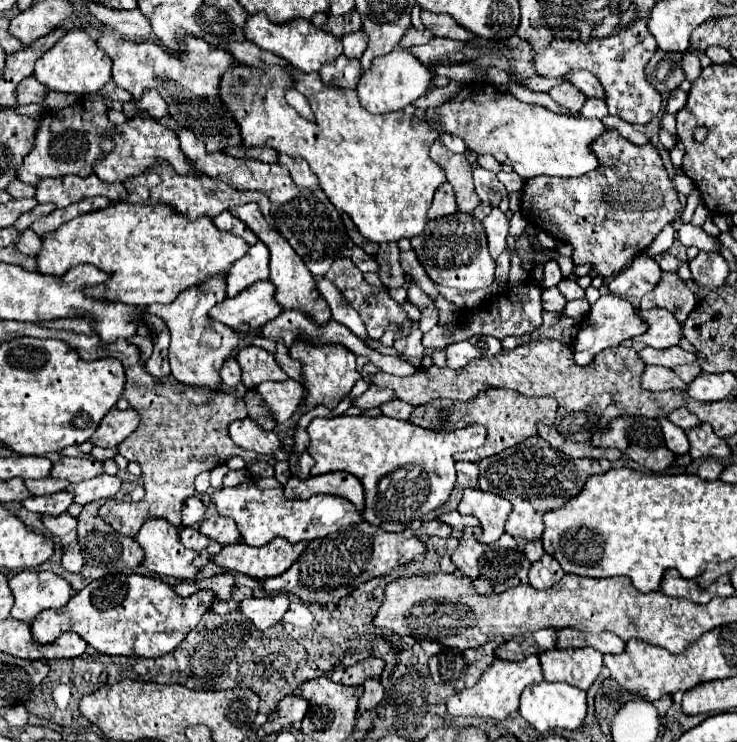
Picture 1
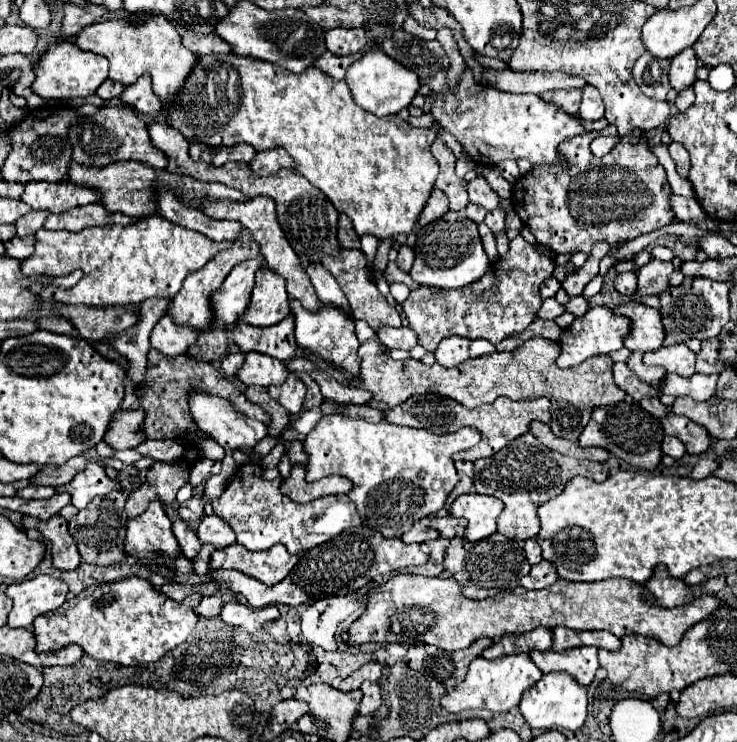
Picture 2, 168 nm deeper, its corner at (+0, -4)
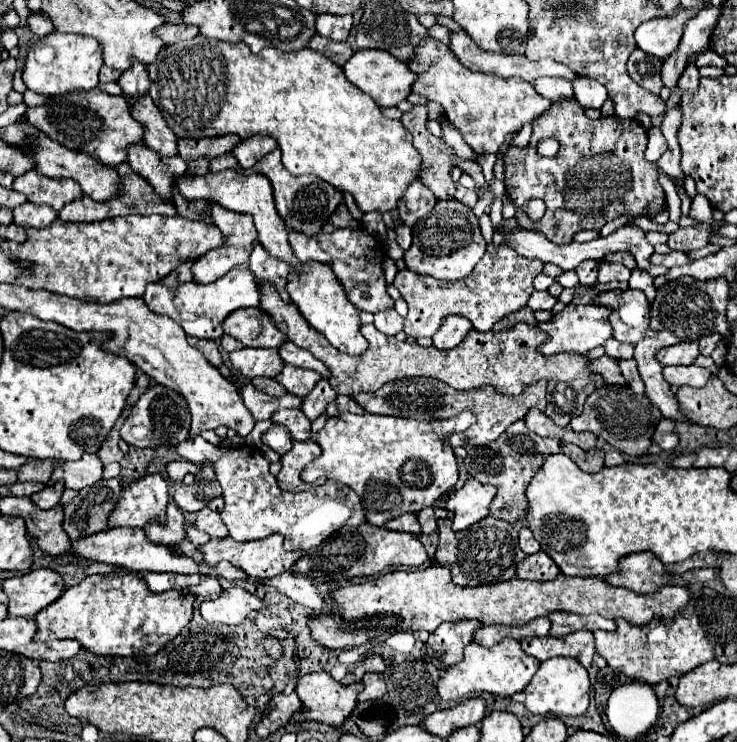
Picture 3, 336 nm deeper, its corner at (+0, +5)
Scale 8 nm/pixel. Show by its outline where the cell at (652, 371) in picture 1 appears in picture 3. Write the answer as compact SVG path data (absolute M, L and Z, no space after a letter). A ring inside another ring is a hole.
M606 354L598 360L592 360L588 364L588 372L600 374L606 384L624 384L624 376L620 376L620 368L618 368L616 360L606 356Z

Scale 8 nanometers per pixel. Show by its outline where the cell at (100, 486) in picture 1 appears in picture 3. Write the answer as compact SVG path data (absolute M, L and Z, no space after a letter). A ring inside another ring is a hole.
M96 454L82 456L80 460L76 460L72 464L58 464L56 472L60 476L58 480L64 480L66 488L82 490L82 488L92 486L98 480L102 480L102 462L98 460Z

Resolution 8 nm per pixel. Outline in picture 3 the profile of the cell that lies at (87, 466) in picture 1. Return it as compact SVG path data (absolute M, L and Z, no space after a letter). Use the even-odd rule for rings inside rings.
M28 458L28 462L18 468L18 480L20 482L32 480L32 482L48 484L52 470L54 470L52 460L32 460L32 458Z

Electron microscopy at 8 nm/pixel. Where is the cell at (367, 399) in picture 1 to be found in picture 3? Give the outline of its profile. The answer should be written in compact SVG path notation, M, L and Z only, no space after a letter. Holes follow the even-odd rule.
M286 340L284 344L280 344L278 354L280 354L280 358L282 358L286 364L294 364L294 366L300 366L300 368L316 370L322 378L328 378L328 372L326 372L326 368L324 368L324 364L320 364L320 360L316 360L308 350L296 346L296 344L290 342L290 340Z

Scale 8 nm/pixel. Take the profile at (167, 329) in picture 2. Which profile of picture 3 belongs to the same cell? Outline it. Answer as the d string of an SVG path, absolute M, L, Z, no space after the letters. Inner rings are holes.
M246 266L232 268L232 272L224 274L216 282L210 284L196 284L196 282L186 282L176 288L166 288L164 284L148 284L144 292L144 302L154 314L170 316L174 322L178 322L188 336L194 338L210 338L218 340L222 336L222 322L224 318L238 310L238 308L248 308L248 306L258 306L260 304L260 292L256 278Z

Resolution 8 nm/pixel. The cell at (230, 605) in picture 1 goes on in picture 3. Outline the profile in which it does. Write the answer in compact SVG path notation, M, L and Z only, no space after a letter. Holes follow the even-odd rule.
M204 576L198 586L192 586L192 588L188 588L188 590L184 590L184 592L186 592L186 594L194 594L194 596L198 598L198 602L202 602L202 600L208 600L208 598L212 598L212 596L218 596L218 594L222 592L222 588L220 588L220 584L218 584L218 578L214 578L214 576Z

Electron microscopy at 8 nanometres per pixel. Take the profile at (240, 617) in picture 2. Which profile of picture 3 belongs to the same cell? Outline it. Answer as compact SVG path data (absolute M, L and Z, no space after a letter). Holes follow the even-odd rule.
M234 586L224 592L216 600L204 600L200 604L200 614L206 622L220 622L220 624L240 624L246 620L248 612L260 610L266 604L250 594L248 590Z

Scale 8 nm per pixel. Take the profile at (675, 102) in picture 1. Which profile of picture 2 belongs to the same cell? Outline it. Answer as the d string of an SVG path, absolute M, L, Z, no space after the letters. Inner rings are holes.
M688 87L688 89L684 89L684 91L678 93L674 105L676 105L678 111L686 111L692 105L692 101L694 101L694 91L692 91L692 87Z

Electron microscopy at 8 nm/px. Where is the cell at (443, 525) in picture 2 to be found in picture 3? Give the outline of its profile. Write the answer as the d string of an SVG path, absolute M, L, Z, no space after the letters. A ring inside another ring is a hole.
M430 506L430 508L422 508L416 516L418 516L418 522L420 522L420 526L422 526L422 532L424 532L424 534L436 532L438 524L436 524L436 512L434 512L434 508L432 508L432 506Z

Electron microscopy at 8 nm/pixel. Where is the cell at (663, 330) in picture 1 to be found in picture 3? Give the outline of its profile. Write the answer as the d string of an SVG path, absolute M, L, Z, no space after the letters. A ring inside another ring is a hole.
M610 290L598 294L594 300L598 306L612 308L610 324L618 342L636 344L648 328L650 304L640 290Z

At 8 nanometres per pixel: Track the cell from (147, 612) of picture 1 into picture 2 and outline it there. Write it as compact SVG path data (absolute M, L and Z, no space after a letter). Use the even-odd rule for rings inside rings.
M126 577L122 581L90 585L80 595L70 597L58 609L38 615L34 619L36 651L38 653L56 651L60 647L78 643L84 649L84 653L88 653L98 661L112 661L118 665L140 665L140 663L158 661L162 655L166 655L168 651L184 643L186 637L192 633L192 629L198 623L198 615L194 613L194 607L200 603L200 599L202 599L200 593L192 593L184 601L174 601L166 597L162 591L158 591L156 587L152 587L148 579L140 579L140 577Z

